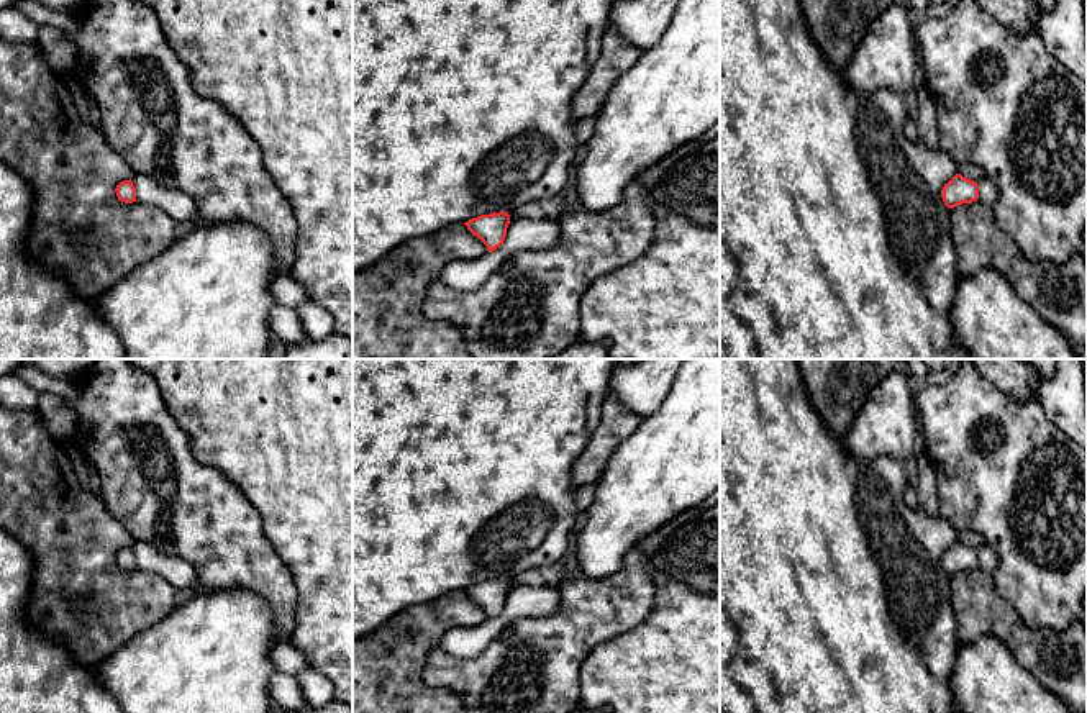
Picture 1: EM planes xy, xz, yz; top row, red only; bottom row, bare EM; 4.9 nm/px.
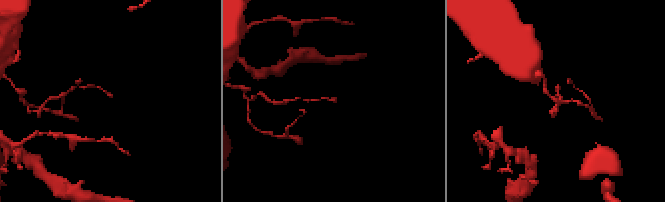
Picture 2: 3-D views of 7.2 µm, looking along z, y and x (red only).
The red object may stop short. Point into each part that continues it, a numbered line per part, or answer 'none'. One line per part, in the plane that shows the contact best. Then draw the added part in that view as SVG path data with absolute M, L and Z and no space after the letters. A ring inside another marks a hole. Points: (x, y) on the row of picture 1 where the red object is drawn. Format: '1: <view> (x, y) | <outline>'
none

